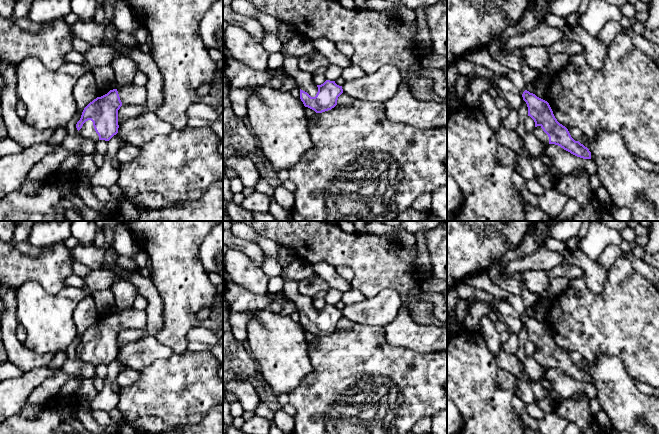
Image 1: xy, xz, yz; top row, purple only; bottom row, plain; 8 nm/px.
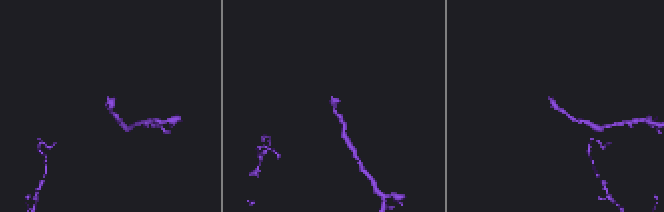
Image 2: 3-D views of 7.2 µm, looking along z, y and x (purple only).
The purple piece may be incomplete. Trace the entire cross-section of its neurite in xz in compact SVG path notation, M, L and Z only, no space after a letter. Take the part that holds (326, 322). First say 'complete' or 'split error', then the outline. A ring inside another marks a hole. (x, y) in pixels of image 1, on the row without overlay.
split error; M284 280L282 291L296 305L300 312L300 323L305 331L316 337L322 337L337 329L338 321L343 317L343 313L335 305L326 304L323 308L316 309L312 297L299 293L297 281Z

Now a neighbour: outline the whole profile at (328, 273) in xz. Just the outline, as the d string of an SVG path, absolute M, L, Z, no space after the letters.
M316 263L312 265L315 275L328 283L330 288L339 290L343 293L351 290L352 282L343 278L335 269L334 266L328 263Z

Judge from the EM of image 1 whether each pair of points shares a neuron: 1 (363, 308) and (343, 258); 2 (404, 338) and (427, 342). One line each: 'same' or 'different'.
1: different
2: same

